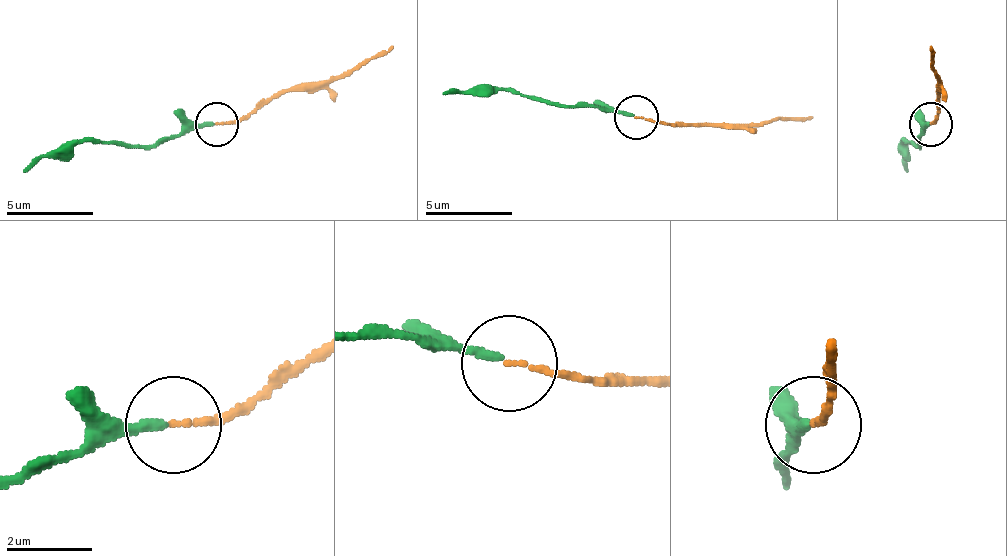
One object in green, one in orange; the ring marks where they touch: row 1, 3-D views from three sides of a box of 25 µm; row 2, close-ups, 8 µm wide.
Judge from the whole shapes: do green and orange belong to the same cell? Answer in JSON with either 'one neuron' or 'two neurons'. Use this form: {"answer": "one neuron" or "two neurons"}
{"answer": "one neuron"}

